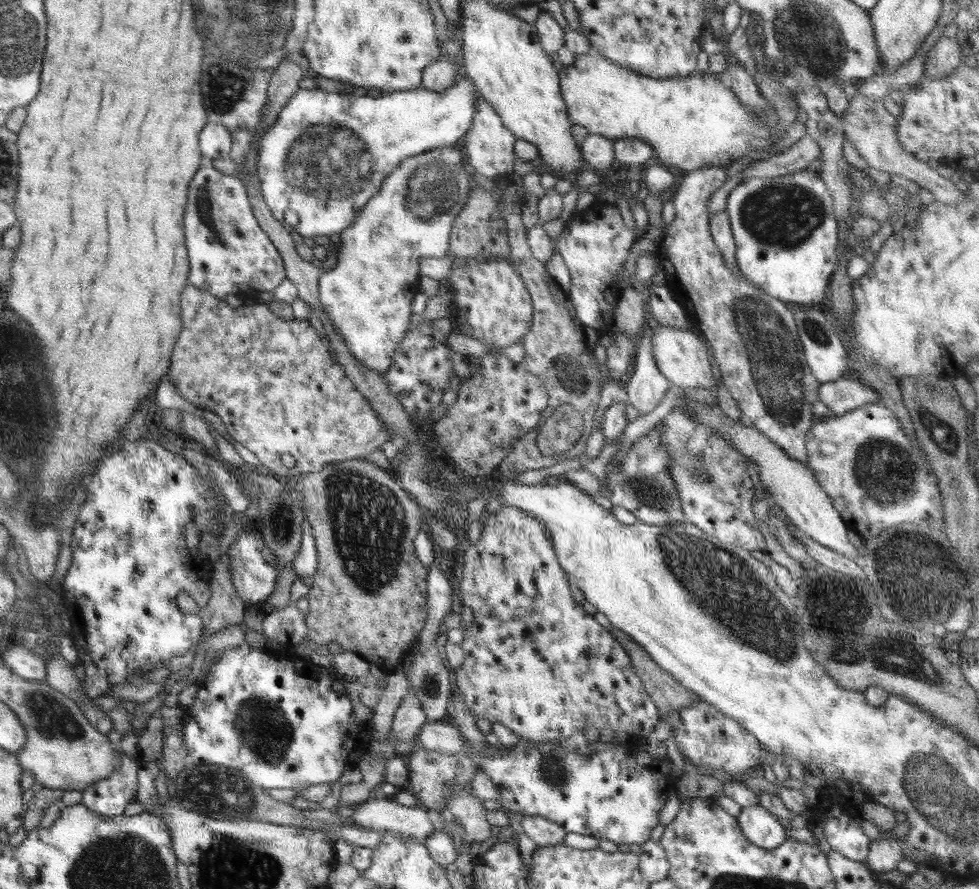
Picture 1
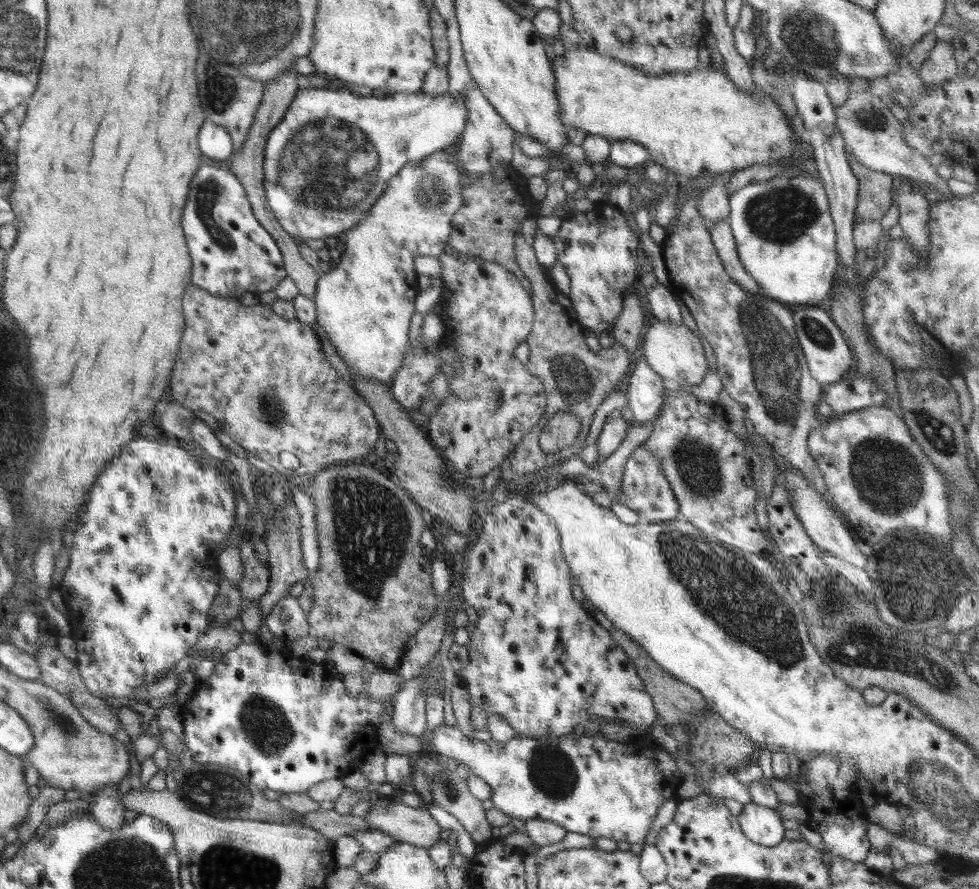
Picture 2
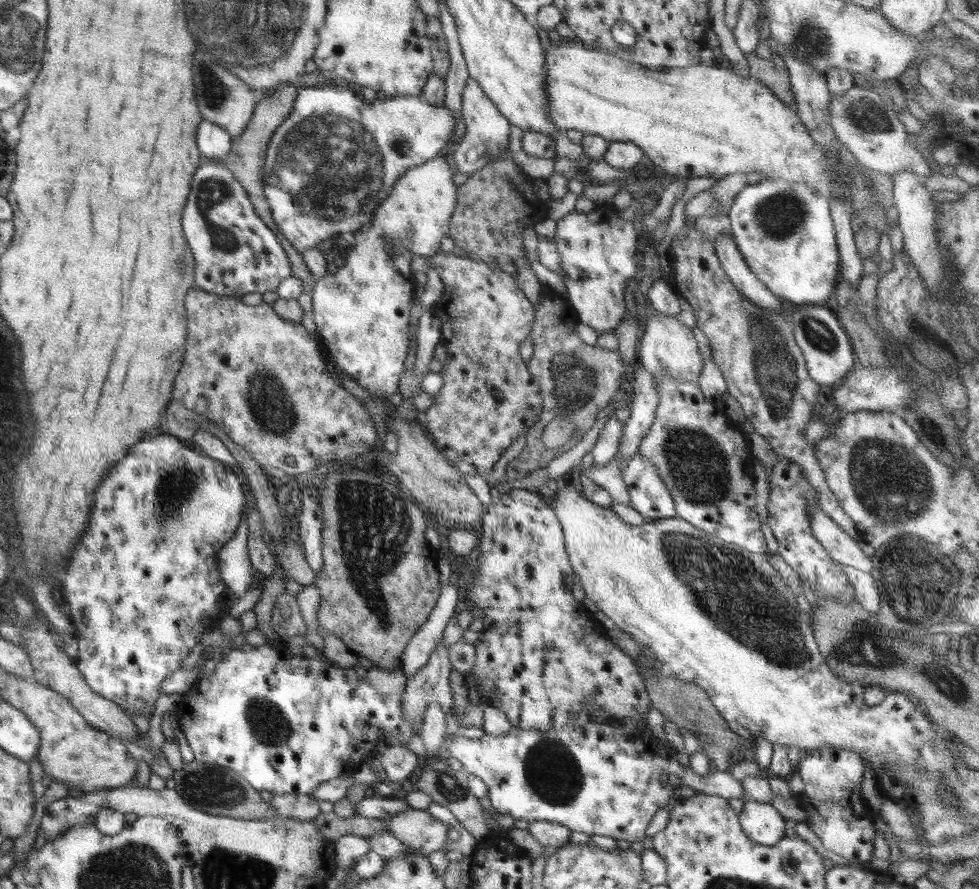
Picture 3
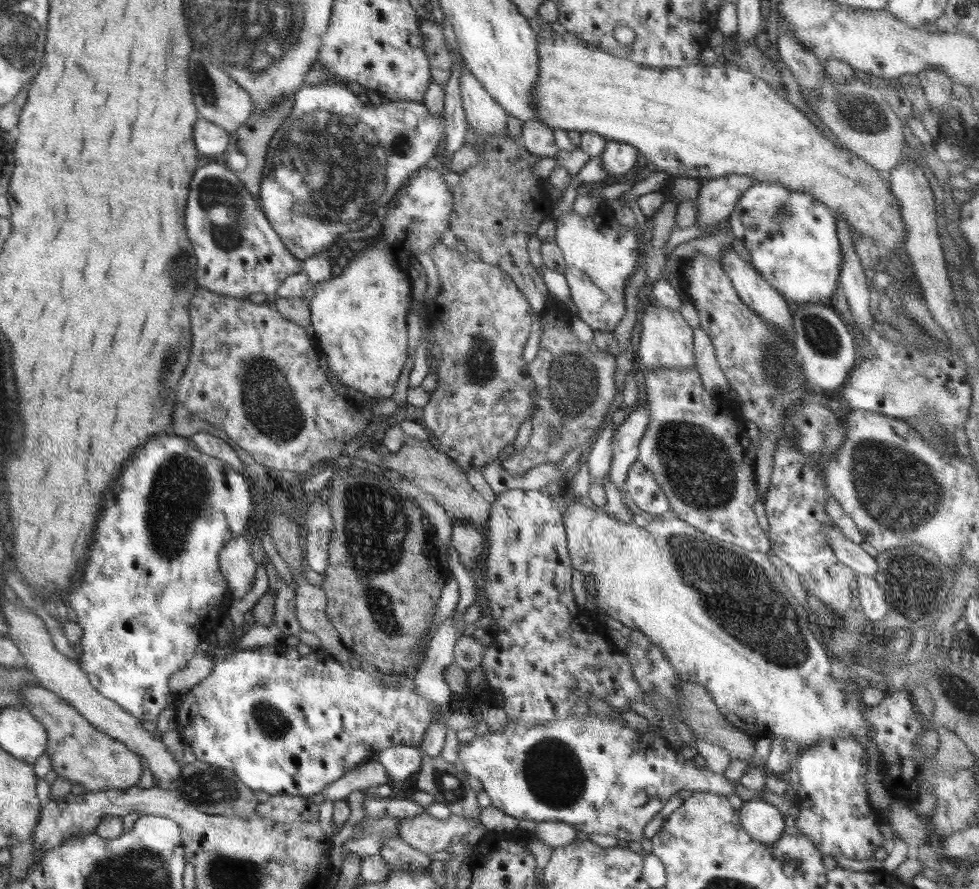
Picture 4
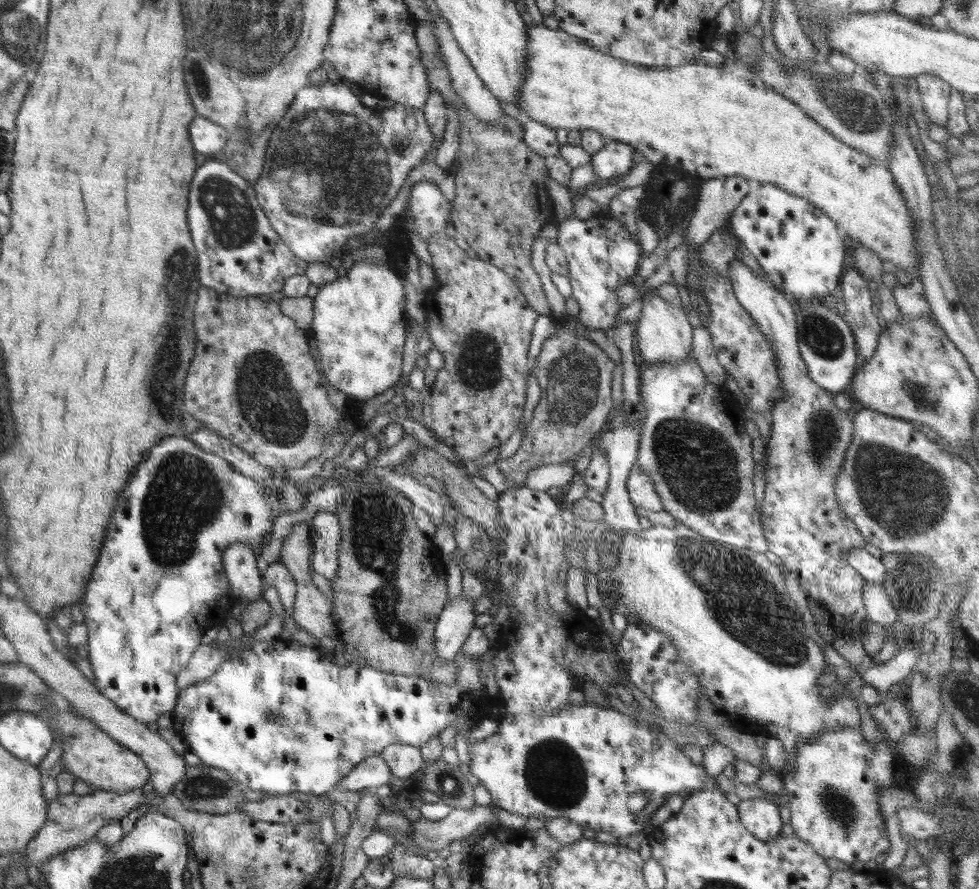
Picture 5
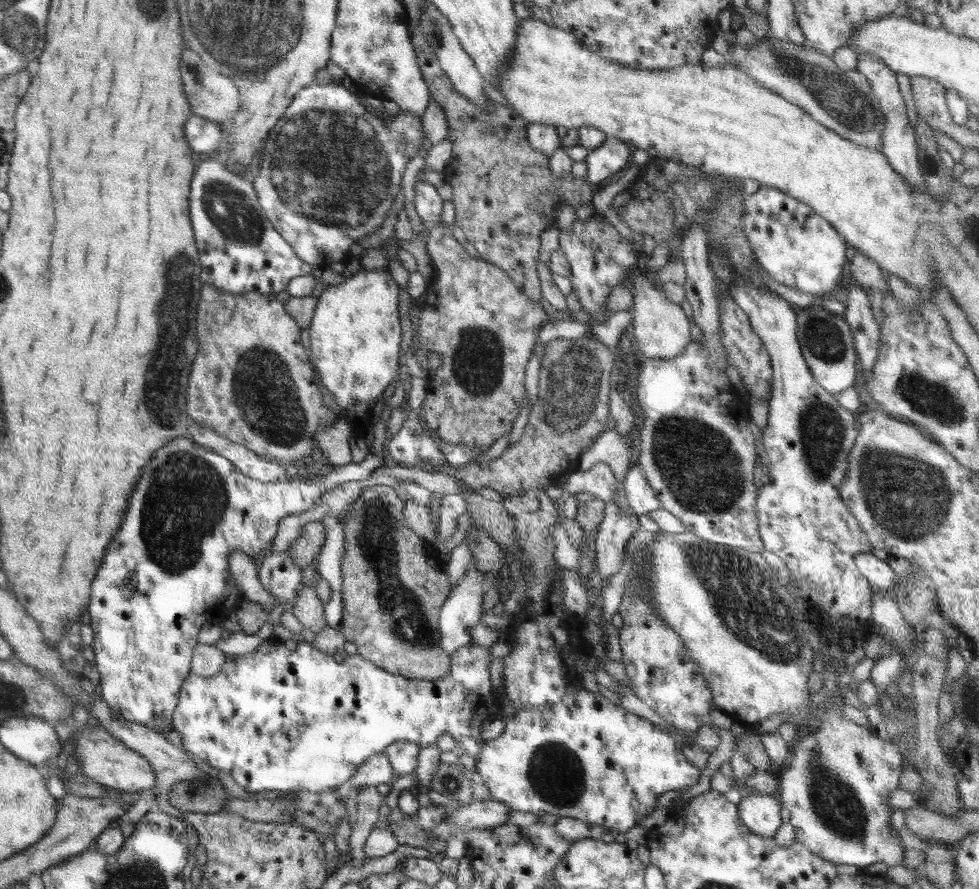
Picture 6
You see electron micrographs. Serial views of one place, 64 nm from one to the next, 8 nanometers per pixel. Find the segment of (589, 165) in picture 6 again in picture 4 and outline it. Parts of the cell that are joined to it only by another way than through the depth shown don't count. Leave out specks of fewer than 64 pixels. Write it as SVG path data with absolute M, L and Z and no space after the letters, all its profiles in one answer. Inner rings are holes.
M607 141L600 154L602 168L608 176L626 174L637 162L641 161L639 150L628 143Z

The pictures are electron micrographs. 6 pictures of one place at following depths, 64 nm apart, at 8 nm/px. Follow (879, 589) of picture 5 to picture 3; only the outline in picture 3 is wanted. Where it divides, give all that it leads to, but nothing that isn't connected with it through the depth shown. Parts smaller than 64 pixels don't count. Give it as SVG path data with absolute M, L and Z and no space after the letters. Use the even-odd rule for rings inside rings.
M838 562L842 567L842 571L847 575L849 582L852 583L855 592L855 600L866 612L870 614L878 614L880 610L880 591L874 583L870 573L863 572L852 566L846 566L842 562Z

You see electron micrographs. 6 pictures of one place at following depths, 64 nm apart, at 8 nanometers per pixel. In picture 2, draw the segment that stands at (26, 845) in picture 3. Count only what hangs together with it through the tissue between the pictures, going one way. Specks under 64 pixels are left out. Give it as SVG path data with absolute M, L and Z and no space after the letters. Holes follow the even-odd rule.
M48 785L32 800L28 820L18 827L18 840L24 847L36 834L36 829L46 819L49 809L58 802L65 800L65 790L62 787Z

